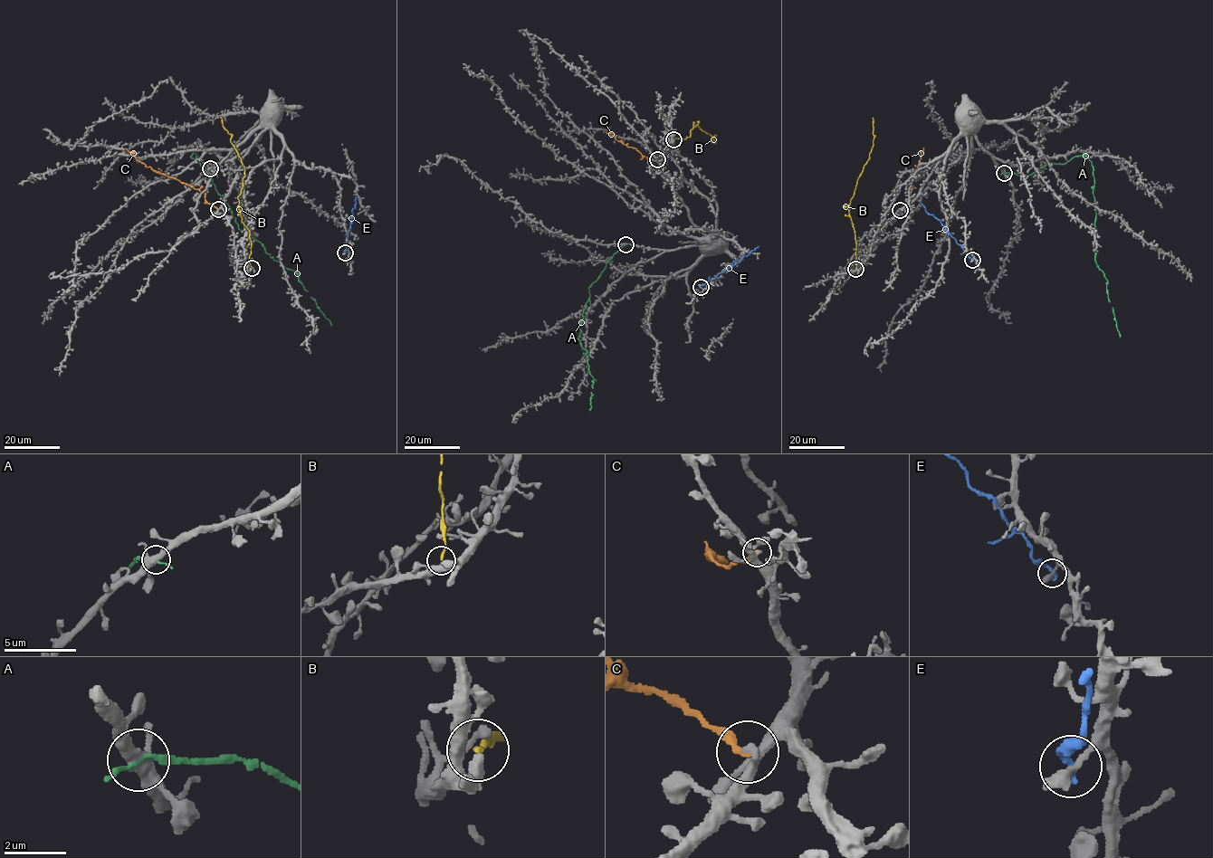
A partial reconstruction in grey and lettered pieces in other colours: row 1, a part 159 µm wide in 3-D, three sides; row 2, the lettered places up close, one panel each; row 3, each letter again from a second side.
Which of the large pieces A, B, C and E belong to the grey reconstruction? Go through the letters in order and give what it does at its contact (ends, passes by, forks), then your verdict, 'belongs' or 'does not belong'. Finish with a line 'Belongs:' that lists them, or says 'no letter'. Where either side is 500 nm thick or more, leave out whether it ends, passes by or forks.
A: it passes by; does not belong
B: it ends; does not belong
C: it ends; does not belong
E: it ends; does not belong
Belongs: no letter

